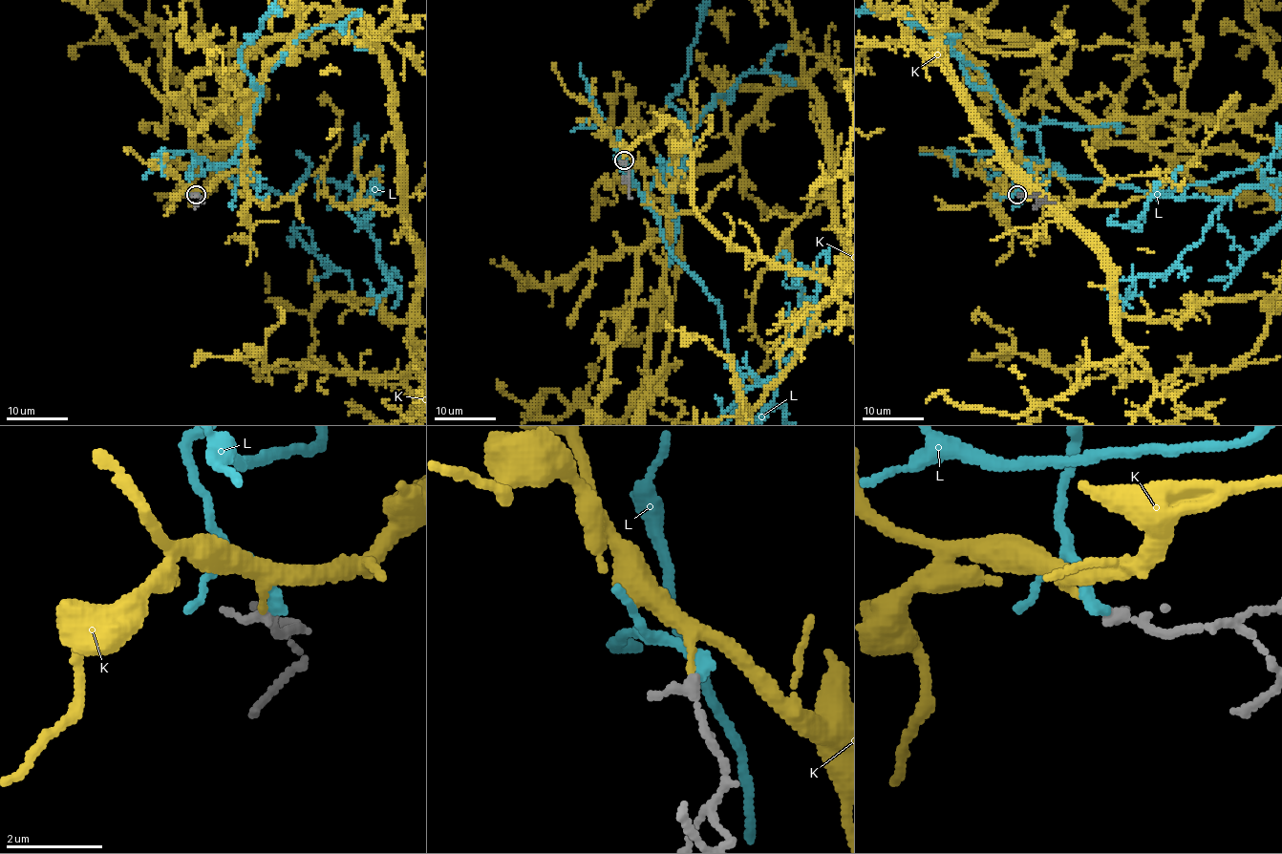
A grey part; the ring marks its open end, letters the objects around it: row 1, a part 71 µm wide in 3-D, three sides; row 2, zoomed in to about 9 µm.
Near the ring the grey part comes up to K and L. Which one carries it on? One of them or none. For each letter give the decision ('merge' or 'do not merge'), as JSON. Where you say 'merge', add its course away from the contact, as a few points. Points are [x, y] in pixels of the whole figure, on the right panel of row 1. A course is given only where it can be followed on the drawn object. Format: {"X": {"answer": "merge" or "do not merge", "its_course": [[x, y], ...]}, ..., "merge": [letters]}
{"K": {"answer": "merge"}, "L": {"answer": "do not merge"}, "merge": ["K"]}

